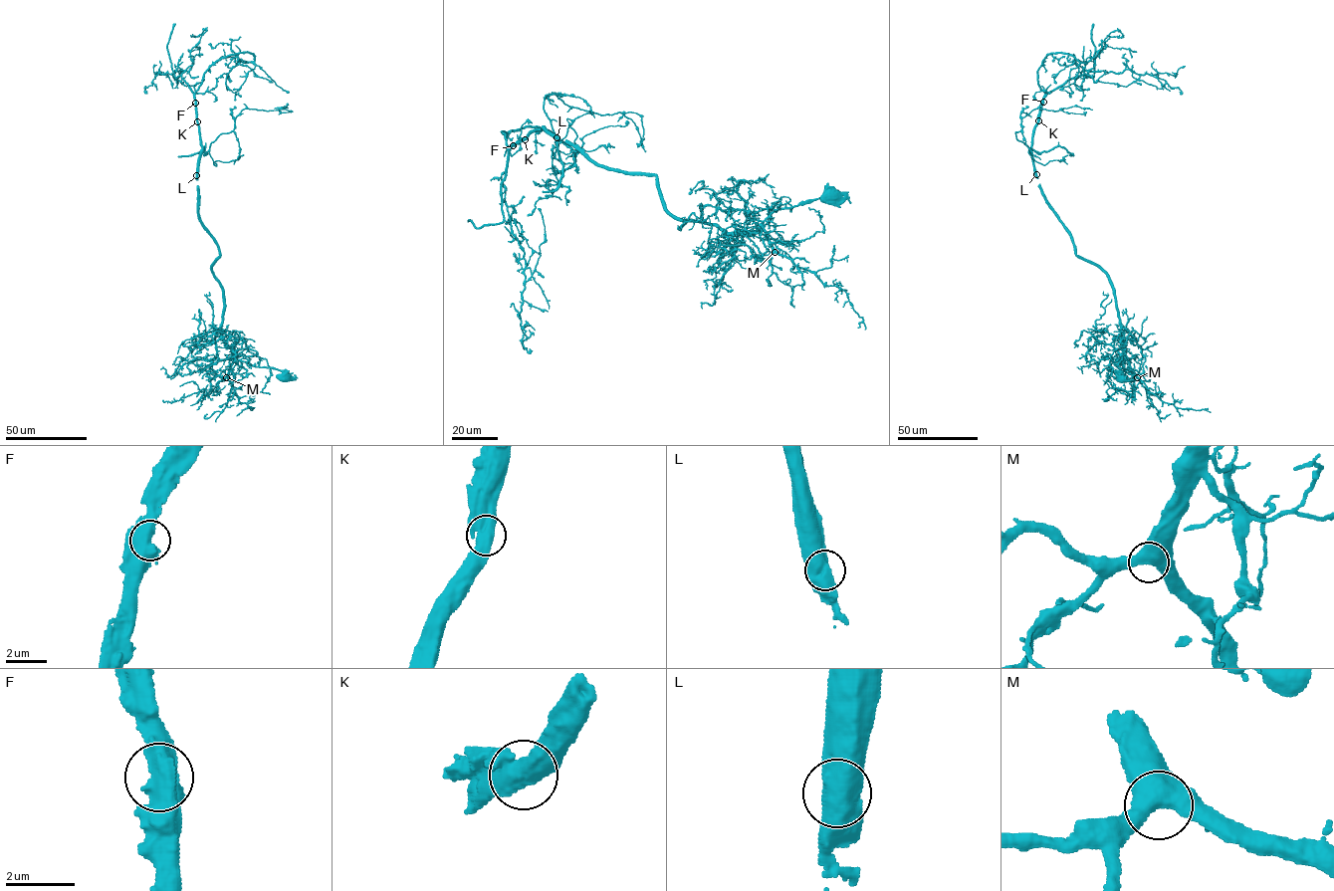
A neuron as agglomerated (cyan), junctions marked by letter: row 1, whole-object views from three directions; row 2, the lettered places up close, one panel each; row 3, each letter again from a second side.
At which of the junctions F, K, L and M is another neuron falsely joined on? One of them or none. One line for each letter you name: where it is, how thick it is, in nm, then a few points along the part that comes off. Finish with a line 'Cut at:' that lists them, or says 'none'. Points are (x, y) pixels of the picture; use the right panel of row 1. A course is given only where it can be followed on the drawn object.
Cut at: none

